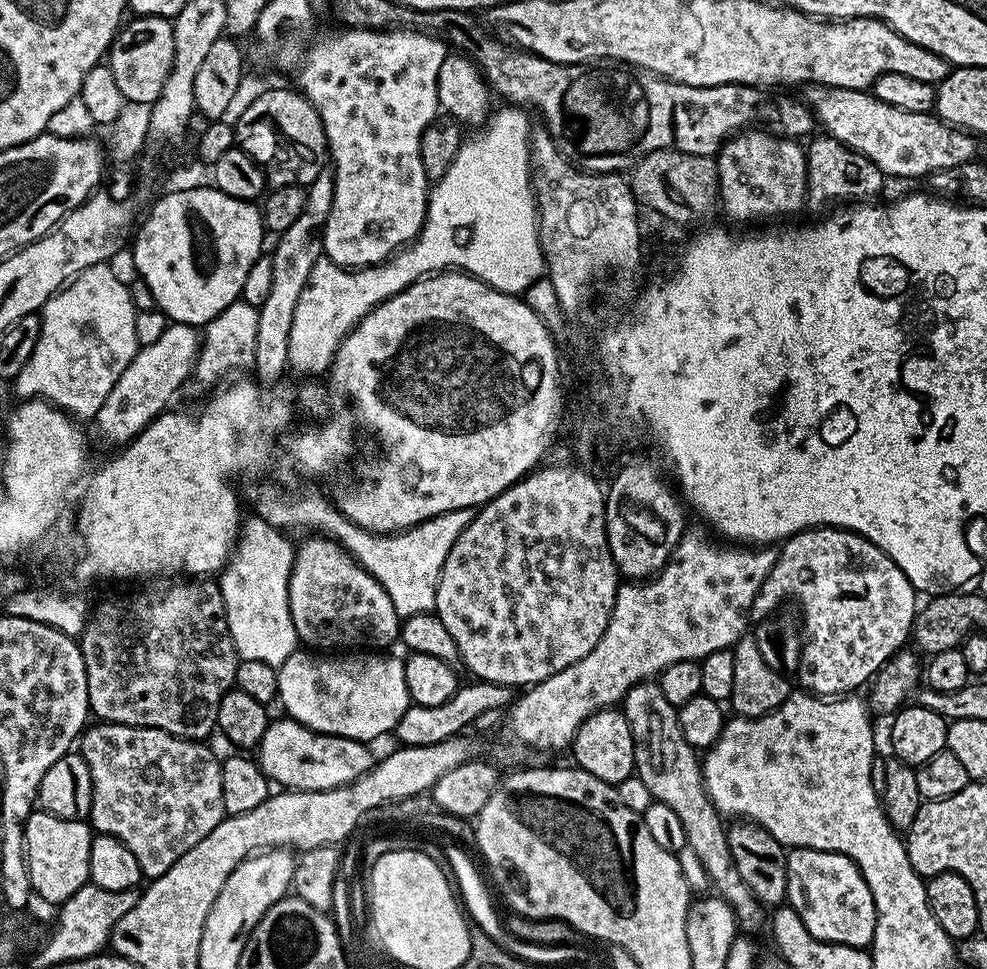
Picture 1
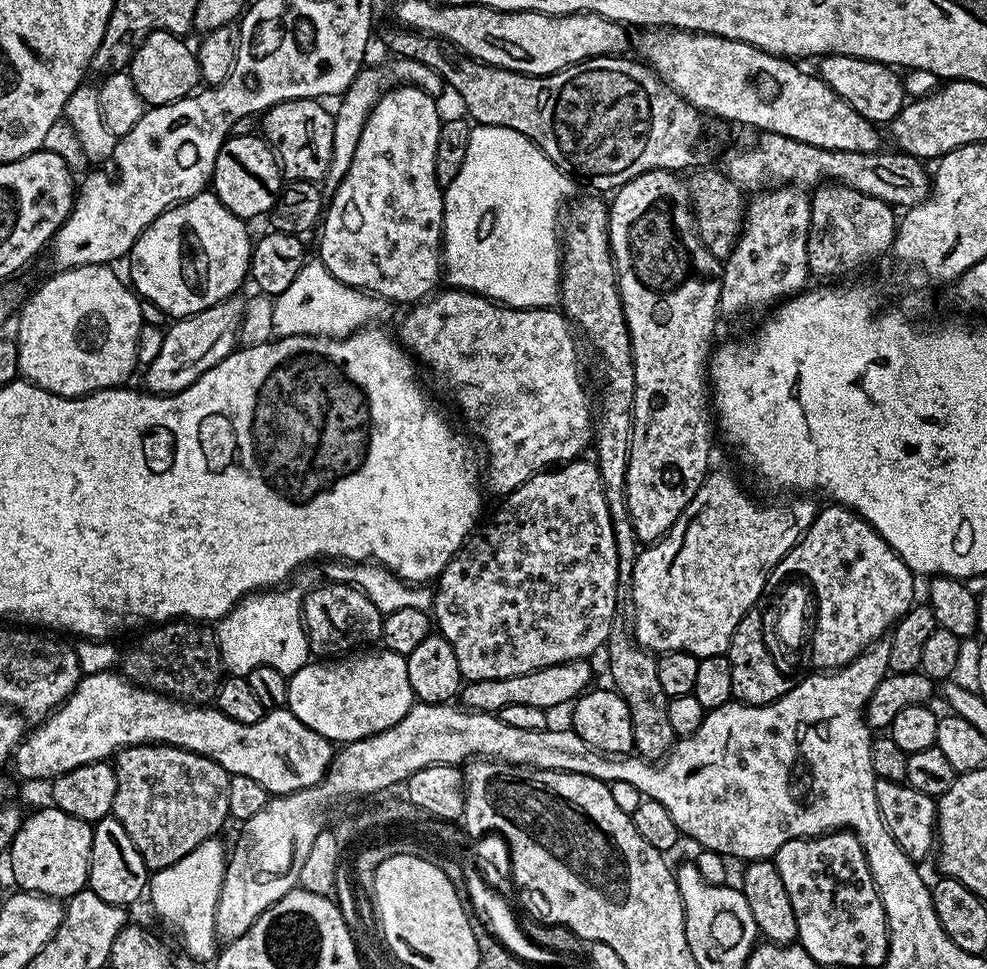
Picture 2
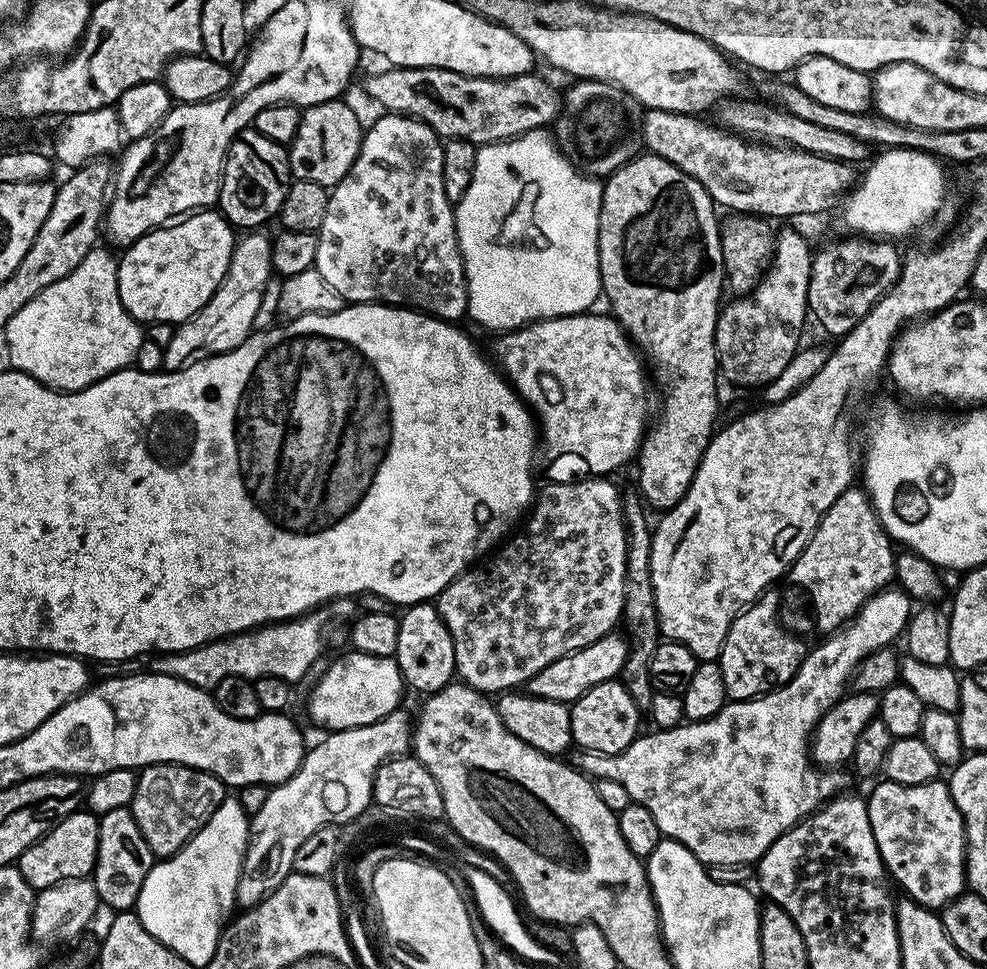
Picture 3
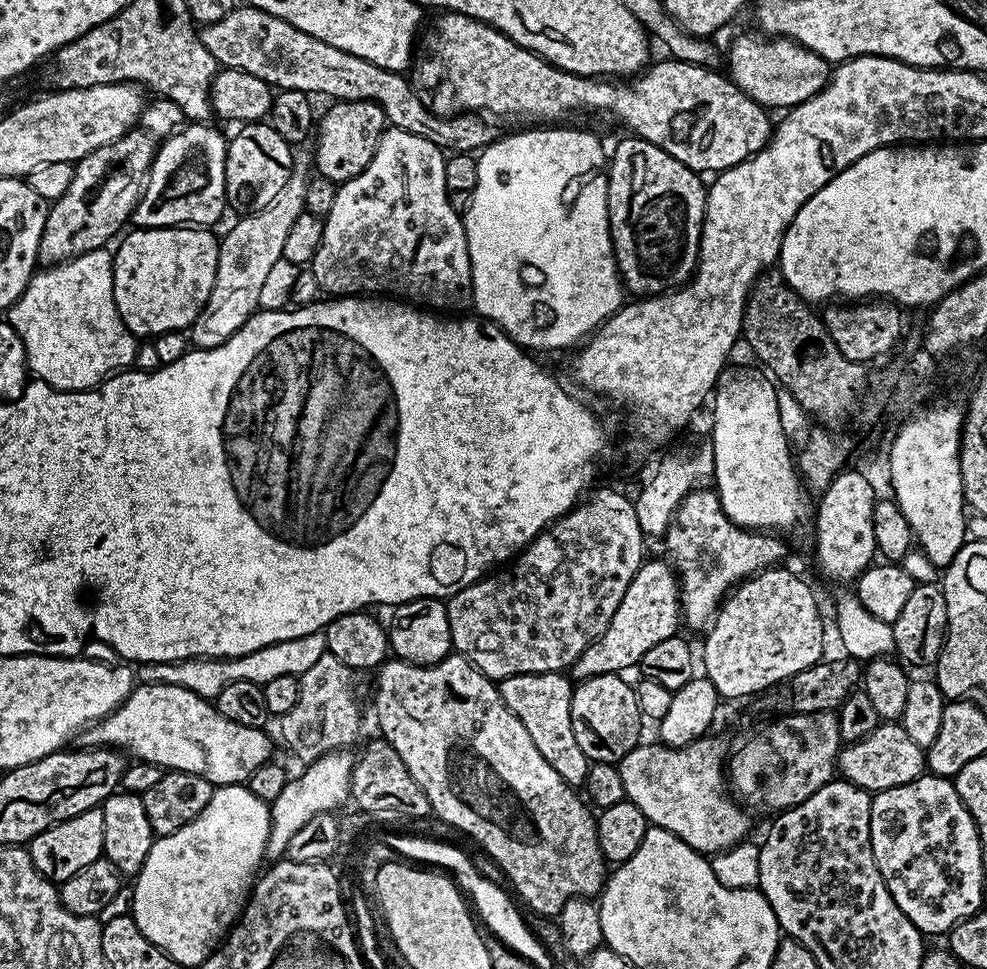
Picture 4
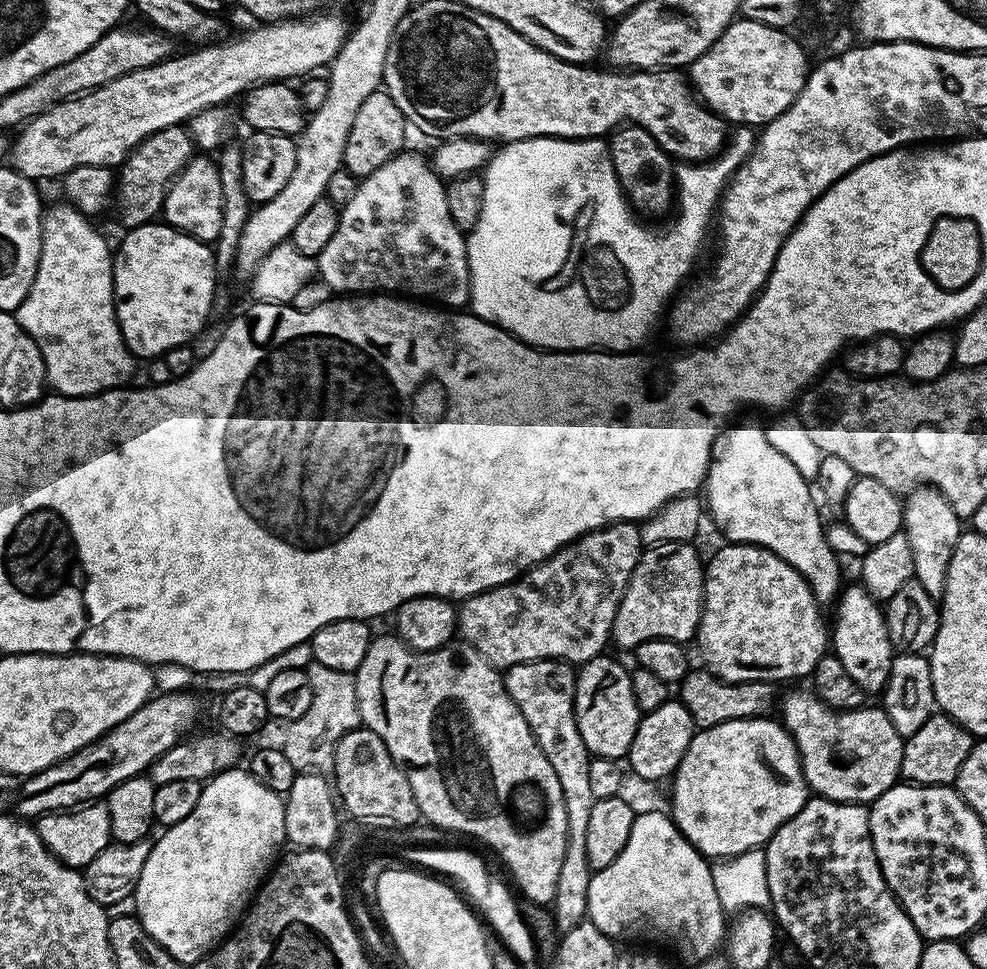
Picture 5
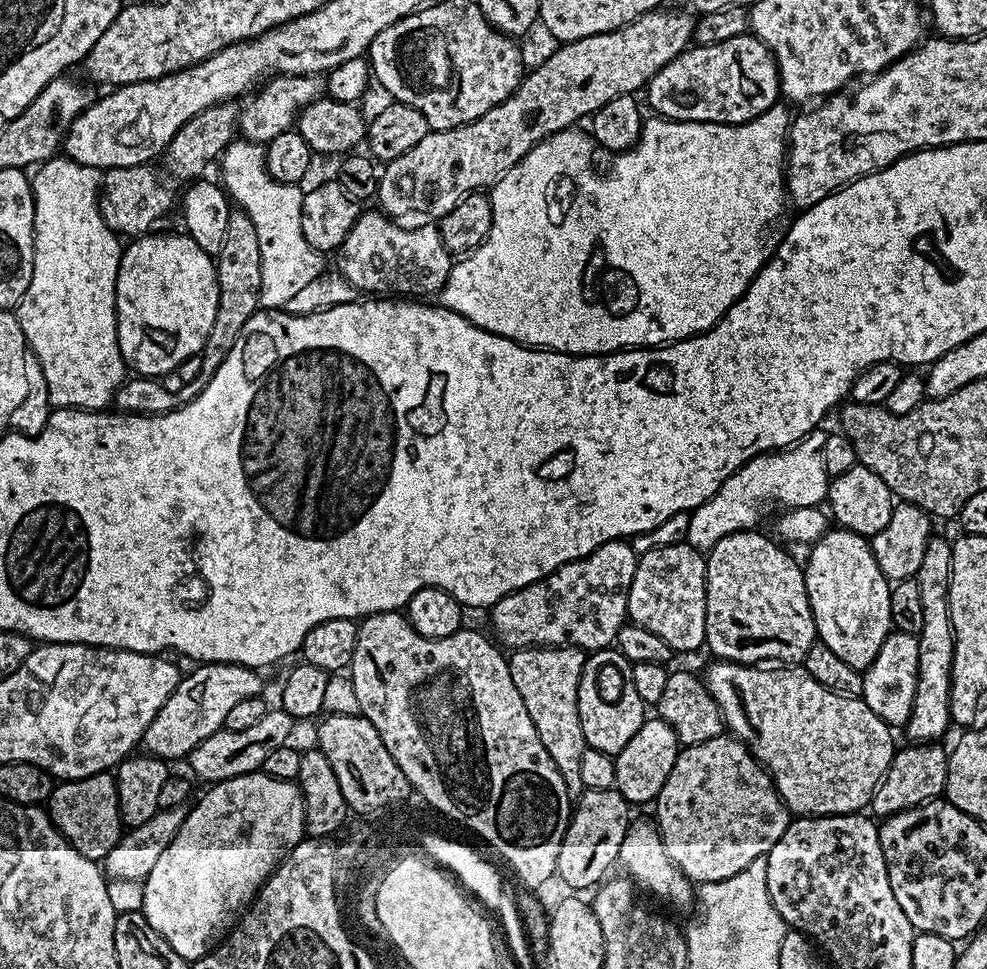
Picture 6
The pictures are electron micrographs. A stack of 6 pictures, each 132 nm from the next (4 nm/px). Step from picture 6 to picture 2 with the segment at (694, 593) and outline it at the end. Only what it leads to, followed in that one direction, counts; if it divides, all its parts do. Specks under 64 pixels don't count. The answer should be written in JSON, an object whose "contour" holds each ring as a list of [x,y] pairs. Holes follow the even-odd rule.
{"contour":[[[587,659],[573,660],[570,664],[555,664],[530,674],[514,674],[514,678],[490,678],[465,683],[462,688],[463,707],[473,712],[499,713],[506,706],[538,706],[545,710],[571,705],[589,691],[592,668]]]}

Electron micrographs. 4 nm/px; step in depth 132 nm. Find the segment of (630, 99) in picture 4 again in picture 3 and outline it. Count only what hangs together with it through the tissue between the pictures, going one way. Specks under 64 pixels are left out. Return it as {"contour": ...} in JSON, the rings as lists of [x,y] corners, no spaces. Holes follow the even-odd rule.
{"contour":[[[732,98],[719,105],[719,123],[753,142],[763,142],[769,146],[787,146],[800,148],[804,152],[813,152],[819,156],[829,156],[835,160],[867,161],[870,146],[850,134],[842,134],[842,130],[826,130],[826,126],[814,126],[814,122],[802,122],[802,118],[794,118],[794,114],[777,110],[775,107],[763,108],[760,104],[751,104],[748,100]]]}

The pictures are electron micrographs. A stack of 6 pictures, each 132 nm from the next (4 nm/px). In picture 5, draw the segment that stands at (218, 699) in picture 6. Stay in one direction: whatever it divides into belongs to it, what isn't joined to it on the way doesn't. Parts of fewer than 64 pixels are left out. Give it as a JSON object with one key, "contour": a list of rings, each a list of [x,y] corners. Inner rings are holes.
{"contour":[[[187,690],[153,695],[137,712],[130,714],[130,718],[118,722],[118,726],[111,728],[105,736],[100,736],[67,760],[59,760],[54,766],[27,777],[23,781],[15,811],[24,818],[39,818],[47,812],[71,810],[99,801],[107,797],[114,786],[147,773],[155,760],[162,758],[166,750],[193,731],[191,728],[200,716],[200,704],[192,694]]]}

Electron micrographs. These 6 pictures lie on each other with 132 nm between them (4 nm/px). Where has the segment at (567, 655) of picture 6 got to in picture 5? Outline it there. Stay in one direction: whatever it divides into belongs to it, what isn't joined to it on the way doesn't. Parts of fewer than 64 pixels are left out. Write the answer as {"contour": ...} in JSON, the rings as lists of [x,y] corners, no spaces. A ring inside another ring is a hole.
{"contour":[[[562,660],[522,662],[503,673],[504,685],[510,698],[518,706],[522,718],[526,718],[526,726],[530,726],[542,754],[546,754],[546,762],[550,762],[558,777],[558,786],[562,786],[568,841],[562,867],[558,869],[558,886],[550,905],[552,917],[561,933],[585,923],[593,874],[586,858],[586,830],[590,823],[590,810],[597,800],[590,787],[590,762],[593,757],[586,742],[582,742],[582,734],[578,734],[576,677],[573,665]]]}

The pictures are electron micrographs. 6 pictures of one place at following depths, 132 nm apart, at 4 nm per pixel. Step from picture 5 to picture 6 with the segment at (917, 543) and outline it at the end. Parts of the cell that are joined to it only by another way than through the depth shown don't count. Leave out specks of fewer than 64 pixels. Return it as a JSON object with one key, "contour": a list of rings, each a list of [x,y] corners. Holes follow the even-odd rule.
{"contour":[[[946,539],[928,541],[922,566],[914,579],[922,594],[922,630],[918,642],[918,690],[914,694],[914,710],[906,725],[908,740],[912,742],[936,742],[950,728],[950,686],[952,685],[952,659],[954,658],[955,635],[952,631],[948,583],[952,573],[952,545]]]}

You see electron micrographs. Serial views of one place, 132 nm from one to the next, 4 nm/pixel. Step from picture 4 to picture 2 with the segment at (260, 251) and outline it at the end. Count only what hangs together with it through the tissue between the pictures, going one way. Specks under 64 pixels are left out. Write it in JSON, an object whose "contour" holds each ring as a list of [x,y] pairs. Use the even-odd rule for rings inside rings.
{"contour":[[[235,295],[198,314],[177,319],[167,329],[169,332],[165,334],[156,357],[149,362],[148,369],[144,372],[143,387],[153,394],[186,390],[186,386],[190,386],[198,377],[206,374],[206,370],[225,360],[234,351],[238,344],[243,317],[244,300]]]}

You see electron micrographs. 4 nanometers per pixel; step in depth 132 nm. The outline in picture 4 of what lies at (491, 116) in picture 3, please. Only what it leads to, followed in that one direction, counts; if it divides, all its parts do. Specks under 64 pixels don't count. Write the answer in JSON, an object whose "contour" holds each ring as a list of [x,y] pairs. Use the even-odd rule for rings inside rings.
{"contour":[[[237,6],[226,18],[203,25],[199,34],[200,41],[214,54],[220,68],[246,70],[246,74],[262,78],[276,90],[321,92],[324,96],[333,96],[331,99],[336,102],[373,100],[383,108],[385,121],[391,127],[418,134],[439,144],[441,149],[472,154],[497,139],[498,131],[494,125],[487,124],[492,122],[483,115],[437,116],[413,88],[407,75],[387,72],[374,66],[374,62],[366,62],[366,58],[346,54],[346,50],[338,50],[338,46],[330,46],[260,8]]]}

